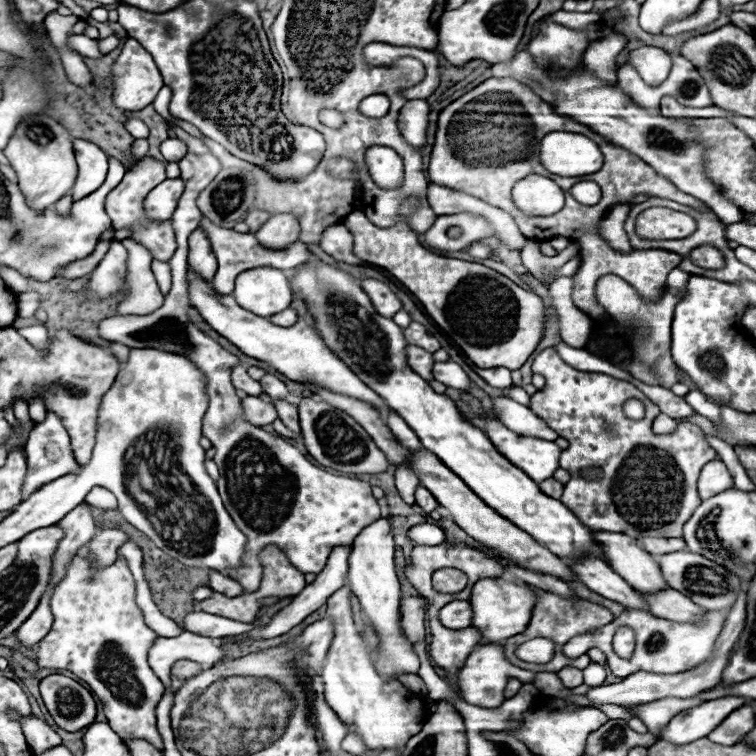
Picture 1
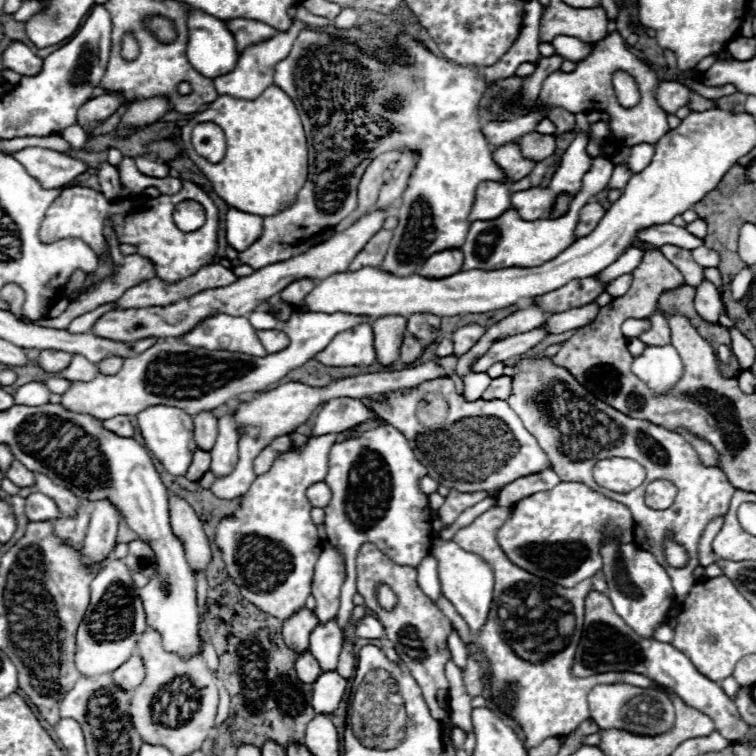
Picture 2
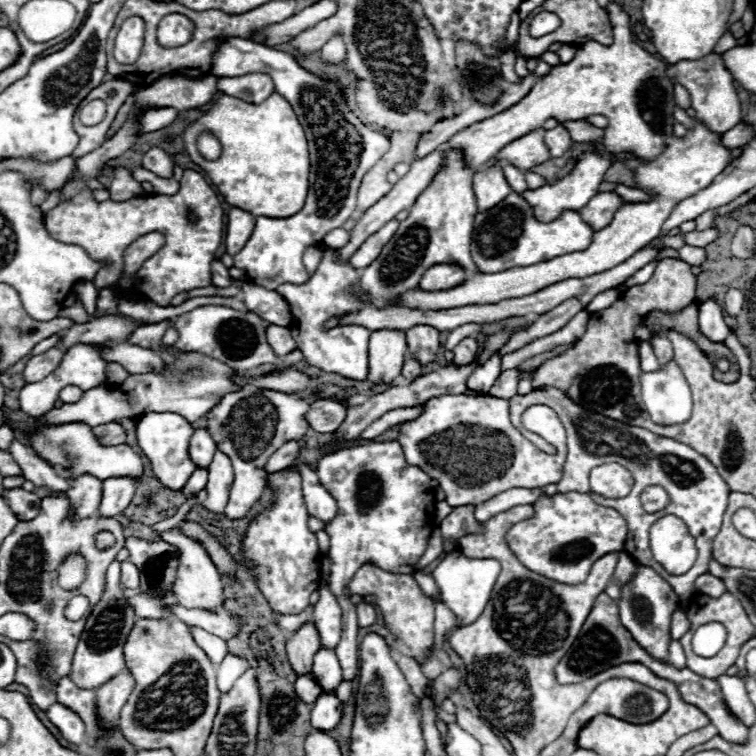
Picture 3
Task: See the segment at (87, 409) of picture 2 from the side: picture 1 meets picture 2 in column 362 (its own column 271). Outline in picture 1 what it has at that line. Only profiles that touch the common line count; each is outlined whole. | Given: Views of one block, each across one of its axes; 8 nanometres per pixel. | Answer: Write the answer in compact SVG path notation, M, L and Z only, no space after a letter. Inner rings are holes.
M286 308L280 314L274 314L270 318L270 322L276 324L276 326L282 326L282 328L290 328L290 326L294 326L298 322L298 314L296 314L294 308Z

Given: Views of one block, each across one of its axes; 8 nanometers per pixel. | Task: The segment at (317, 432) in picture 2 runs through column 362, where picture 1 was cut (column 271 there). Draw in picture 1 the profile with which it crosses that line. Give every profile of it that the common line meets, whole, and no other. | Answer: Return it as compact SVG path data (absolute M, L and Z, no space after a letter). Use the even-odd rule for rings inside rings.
M246 396L242 400L242 410L244 410L244 420L252 426L266 426L278 418L272 402L262 400L262 398L254 398L254 396Z

